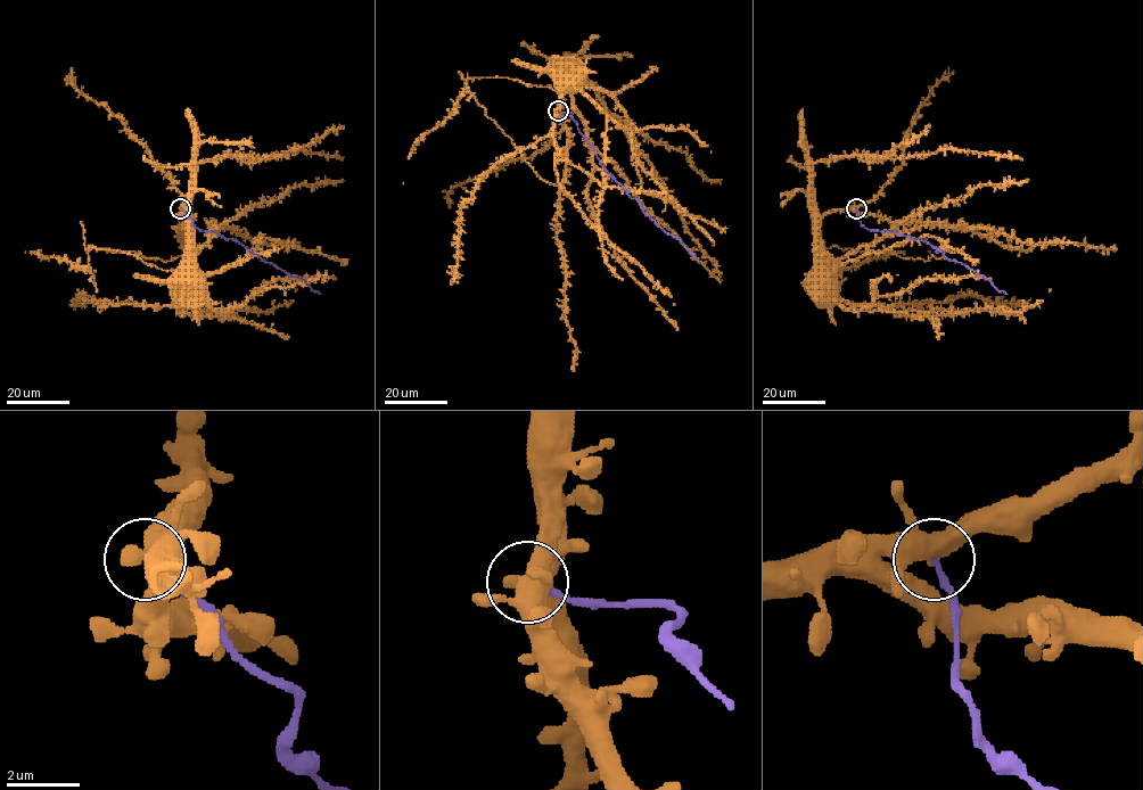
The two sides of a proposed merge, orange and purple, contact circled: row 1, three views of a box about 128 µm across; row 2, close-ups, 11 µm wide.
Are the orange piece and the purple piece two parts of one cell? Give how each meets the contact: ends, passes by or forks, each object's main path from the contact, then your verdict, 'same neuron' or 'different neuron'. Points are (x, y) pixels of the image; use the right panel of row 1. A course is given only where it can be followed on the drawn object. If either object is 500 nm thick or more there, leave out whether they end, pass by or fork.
orange passes by; purple ends there; orange runs (856, 208), (830, 210), (820, 221), (817, 268), (810, 277), (811, 287), (807, 287); purple runs (856, 208), (865, 228), (921, 238), (1006, 294); different neuron

